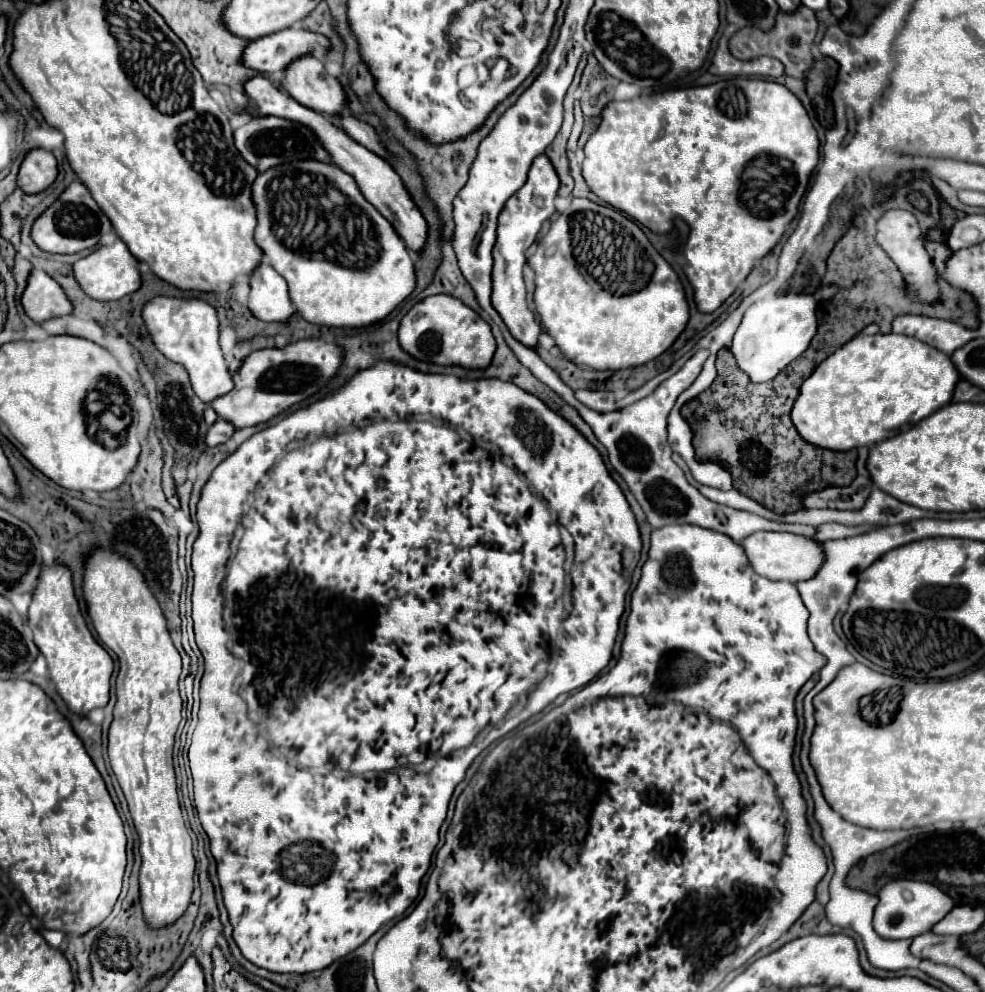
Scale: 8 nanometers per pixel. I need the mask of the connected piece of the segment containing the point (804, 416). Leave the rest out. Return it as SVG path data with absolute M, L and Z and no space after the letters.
M858 334L846 342L846 346L838 348L824 362L820 362L810 378L802 382L800 394L792 408L792 422L806 442L820 448L852 450L860 446L872 446L896 436L904 430L904 426L918 424L922 418L948 404L958 376L960 374L948 354L940 354L940 350L934 350L932 346L926 346L924 342L918 342L910 336Z

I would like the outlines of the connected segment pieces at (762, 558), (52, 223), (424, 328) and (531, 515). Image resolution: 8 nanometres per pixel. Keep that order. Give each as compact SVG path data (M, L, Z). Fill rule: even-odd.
M754 532L742 540L742 548L748 554L750 566L770 580L788 580L800 582L812 578L824 562L824 554L818 542L806 540L788 532Z
M74 180L60 194L60 198L34 220L32 230L30 230L36 246L52 254L76 254L80 250L94 248L100 242L100 238L108 232L112 232L110 220L102 214L102 210L98 208L98 204L86 190L86 186L82 186L80 180Z
M428 296L414 304L400 320L398 338L402 348L418 360L434 364L460 364L464 368L486 368L496 350L490 326L464 302L450 296Z
M380 360L380 362L376 362L376 364L374 364L374 366L370 366L370 368L364 368L364 370L358 370L358 372L356 372L356 374L354 374L354 376L352 376L352 378L350 378L350 380L346 380L346 384L344 384L344 386L340 386L340 388L338 388L338 390L334 390L334 392L332 392L332 394L328 394L328 396L324 396L324 398L320 398L320 400L316 400L316 402L314 402L314 404L310 404L310 406L306 406L306 408L300 408L300 410L296 410L296 412L292 412L292 414L290 414L290 416L286 416L286 418L284 418L284 420L282 420L282 422L278 422L278 424L276 424L276 426L270 426L270 428L266 428L266 430L260 430L260 432L256 432L256 434L252 434L252 436L250 436L250 438L248 438L248 440L246 440L246 442L242 442L242 446L238 446L238 450L236 450L236 452L234 452L234 454L230 454L230 456L228 456L228 458L226 458L226 460L222 460L222 462L220 462L220 466L218 466L218 468L216 468L216 470L214 470L214 472L212 472L212 476L210 476L210 480L208 480L208 482L206 482L206 486L204 486L204 488L202 488L202 496L200 496L200 502L198 502L198 514L196 514L196 516L198 516L198 526L200 526L200 534L198 534L198 538L196 538L196 542L194 542L194 554L192 554L192 570L194 570L194 592L192 592L192 618L194 618L194 634L196 634L196 644L198 644L198 648L200 648L200 652L202 652L202 656L204 656L204 676L202 676L202 682L200 682L200 688L204 688L204 690L202 690L202 696L200 696L200 702L202 702L202 704L200 704L200 712L198 712L198 726L196 726L196 730L194 730L194 732L193 732L193 734L192 734L192 741L191 741L191 744L190 744L190 748L189 748L189 750L188 750L188 760L189 760L189 766L190 766L190 770L191 770L191 773L192 773L192 777L193 777L193 783L194 783L194 806L196 806L196 812L198 812L198 818L200 818L200 824L202 824L202 828L204 828L204 832L206 832L206 834L208 834L208 838L210 838L210 852L212 852L212 856L214 856L214 858L216 858L216 862L218 862L218 880L220 880L220 888L222 888L222 898L224 898L224 906L226 906L226 910L228 910L228 916L230 916L230 924L232 924L232 928L234 928L234 932L232 932L232 936L234 936L234 942L236 942L236 944L238 944L238 948L240 948L240 952L242 952L242 956L244 956L244 958L246 958L246 960L250 960L250 962L252 962L252 964L254 964L254 966L258 966L258 968L266 968L266 970L270 970L270 972L282 972L282 974L290 974L290 972L294 972L294 974L306 974L306 972L316 972L316 970L324 970L324 968L328 968L328 966L330 966L330 964L332 964L332 962L334 962L334 960L338 960L338 958L342 958L342 956L346 956L346 954L350 954L350 952L354 952L354 950L356 950L356 948L358 948L358 946L362 946L362 944L364 944L364 942L366 942L366 940L368 940L368 938L370 938L370 936L372 936L372 934L374 934L374 932L378 932L378 928L380 928L380 926L382 926L382 924L384 924L384 922L388 922L388 920L392 920L392 918L398 918L398 916L402 916L402 914L404 914L404 912L406 912L406 910L408 910L408 906L410 906L410 904L412 904L412 902L414 902L414 900L416 900L416 898L418 898L418 892L420 892L420 882L422 882L422 878L424 878L424 874L426 874L426 872L428 872L428 868L430 868L430 864L432 864L432 856L434 856L434 852L436 852L436 846L438 846L438 842L440 842L440 836L438 836L438 830L440 830L440 826L442 826L442 822L444 822L444 818L446 818L446 810L448 810L448 802L450 802L450 798L452 798L452 792L454 792L454 788L456 788L456 784L458 784L458 782L462 782L462 778L464 778L464 774L466 774L466 770L468 770L468 766L470 766L470 765L471 765L471 764L472 764L472 760L474 760L474 758L476 758L476 756L478 756L478 755L480 755L480 753L481 753L481 752L482 752L482 751L483 751L483 750L484 750L484 749L486 749L486 748L487 748L487 747L488 747L488 746L490 746L490 745L491 745L491 744L492 744L492 743L494 743L494 742L496 742L496 741L497 741L497 740L499 740L499 739L501 739L501 738L502 738L502 737L504 737L504 736L505 736L505 735L506 735L506 734L508 734L508 733L509 733L509 732L511 732L511 731L513 731L513 730L514 730L514 729L516 729L516 728L517 728L517 727L518 727L518 726L519 726L519 725L520 725L520 724L522 724L522 723L524 723L524 722L525 722L525 721L527 721L527 720L528 720L528 719L529 719L529 718L530 718L530 717L532 717L532 716L534 716L534 715L535 715L535 714L538 714L538 713L539 713L539 712L540 712L540 710L542 710L542 708L544 708L544 706L548 706L548 705L549 705L549 704L550 704L550 702L554 702L554 700L555 700L555 699L556 699L556 698L557 698L557 697L558 697L558 696L559 696L559 695L561 695L561 694L563 694L563 693L568 693L568 692L572 692L572 690L576 690L576 688L582 688L582 686L586 686L586 684L588 684L588 682L590 682L590 680L592 680L592 678L596 678L596 674L598 674L598 672L600 672L600 670L602 670L602 668L604 668L604 666L608 666L608 662L610 662L610 658L612 658L612 648L614 648L614 640L616 640L616 634L618 634L618 628L620 628L620 616L622 616L622 612L624 612L624 602L626 602L626 592L628 592L628 590L630 590L630 580L628 580L628 574L630 574L630 572L632 572L632 570L634 570L634 568L636 568L636 564L638 564L638 560L640 560L640 548L642 548L642 540L640 540L640 532L638 532L638 524L636 524L636 518L634 518L634 512L632 512L632 510L630 510L630 504L628 504L628 500L626 500L626 496L624 496L624 492L622 492L622 488L620 488L620 486L618 486L618 484L616 484L616 480L614 480L614 478L612 478L612 476L610 476L610 472L608 472L608 468L606 468L606 464L604 464L604 460L602 460L602 456L600 456L600 454L598 454L598 450L596 450L596 448L594 448L594 446L592 446L592 444L590 444L590 442L586 442L586 438L582 438L582 434L578 434L578 430L574 430L574 426L572 426L572 424L570 424L570 422L566 422L566 418L562 418L562 416L560 416L560 414L554 414L554 412L552 412L552 410L550 410L550 408L548 408L548 406L546 406L546 404L544 404L544 402L542 402L542 400L538 400L538 398L534 398L534 396L530 396L530 394L526 394L526 392L524 392L524 390L522 390L522 388L520 388L520 386L514 386L514 382L502 382L502 380L500 380L500 378L480 378L480 380L464 380L464 378L458 378L458 376L454 376L454 374L426 374L426 372L420 372L420 370L414 370L414 368L410 368L410 366L408 366L408 364L402 364L402 362L396 362L396 360L386 360L386 362L384 362L384 360ZM426 412L430 412L430 414L436 414L436 416L442 416L442 418L446 418L446 420L448 420L448 422L452 422L452 424L454 424L454 426L458 426L458 428L464 428L464 430L466 430L466 432L468 432L468 434L472 434L472 436L474 436L474 438L482 438L482 440L486 440L486 442L494 442L494 444L498 444L498 446L500 446L500 448L502 448L502 452L498 452L498 450L494 450L494 448L490 448L490 446L488 446L488 444L484 444L484 442L476 442L476 440L466 440L466 438L462 438L462 436L460 436L460 434L458 434L458 430L456 430L456 428L454 428L454 426L450 426L450 424L434 424L434 422L424 422L424 420L410 420L410 418L406 418L406 414L426 414ZM394 414L398 414L398 418L406 418L406 420L396 420L396 422L392 422L392 420L380 420L380 422L370 422L370 424L366 424L366 426L362 426L362 428L352 428L352 430L342 430L342 432L334 432L334 430L338 430L338 428L340 428L340 426L350 426L350 424L358 424L358 422L360 422L360 420L364 420L364 418L368 418L368 420L374 420L374 418L392 418L392 416L394 416ZM504 454L506 454L506 455L508 455L508 456L509 456L509 457L510 457L510 458L511 458L511 459L512 459L512 465L513 465L513 466L510 466L510 464L508 464L508 462L506 462L506 456L504 456ZM254 486L256 486L256 488L255 488L255 490L254 490L254 498L256 498L256 506L254 506L254 508L250 508L250 512L248 512L248 514L246 514L246 516L242 516L242 526L244 526L244 536L242 536L242 540L240 540L240 544L238 544L238 552L236 552L236 556L234 556L234 558L232 558L232 562L230 562L230 564L228 564L228 574L226 574L226 572L224 572L224 570L226 570L226 562L228 562L228 556L230 556L230 540L232 540L232 536L234 536L234 530L236 530L236 524L238 524L238 520L240 520L240 512L242 512L242 504L244 504L244 500L246 500L246 494L248 494L248 492L250 492L250 490L252 490L252 488L254 488ZM550 510L554 510L554 512L556 512L556 518L558 518L558 524L562 524L562 526L558 526L558 524L556 524L556 522L552 522L552 516L550 516ZM564 570L565 570L565 571L566 571L566 572L567 572L567 573L568 573L568 572L569 572L569 571L570 571L570 572L569 572L569 574L570 574L570 576L571 576L571 577L572 577L572 578L571 578L571 579L572 579L572 583L573 583L573 588L572 588L572 601L573 601L573 602L572 602L572 604L573 604L573 609L574 609L574 610L572 610L572 614L570 614L570 616L568 616L568 618L564 618L564 604L562 604L562 590L564 590L564 580L566 580L566 572L564 572ZM222 598L224 598L224 602L226 602L226 606L228 606L228 610L230 610L230 620L228 620L228 624L224 624L224 620L222 620ZM562 618L564 618L564 630L566 630L566 640L564 640L564 642L548 642L548 634L550 634L550 630L552 630L552 632L554 632L554 630L560 630L560 626L562 626ZM332 768L336 768L336 770L346 770L346 772L350 772L350 774L352 774L352 776L348 776L348 778L338 778L338 776L334 776L334 774L331 774L331 770L332 770Z

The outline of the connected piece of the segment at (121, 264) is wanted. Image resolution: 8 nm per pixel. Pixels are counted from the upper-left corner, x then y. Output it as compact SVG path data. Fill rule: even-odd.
M116 240L112 246L102 246L94 250L90 256L74 262L72 268L74 268L74 280L94 300L120 300L122 296L132 294L140 288L138 260L130 254L130 250L122 240Z

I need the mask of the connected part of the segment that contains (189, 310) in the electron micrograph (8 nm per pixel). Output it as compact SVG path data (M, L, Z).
M154 296L144 304L142 318L156 350L170 362L182 364L190 374L190 384L196 396L204 402L232 390L232 378L218 346L218 312L204 298L174 298Z

